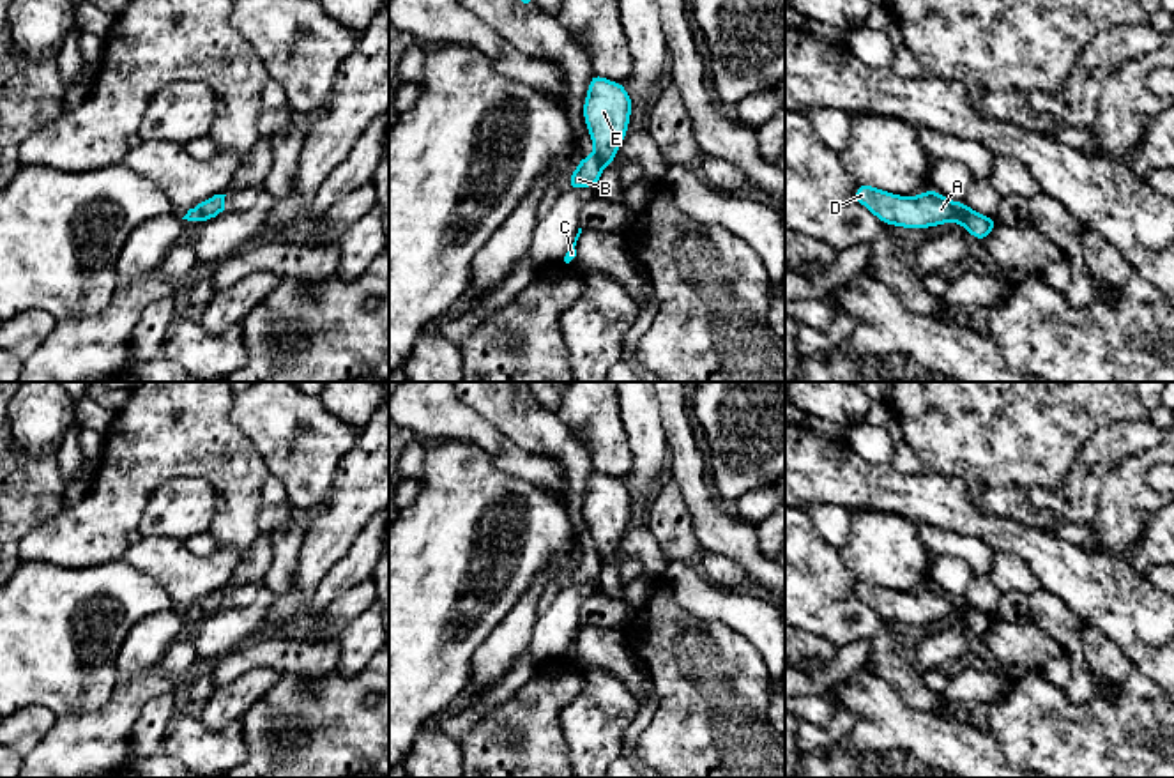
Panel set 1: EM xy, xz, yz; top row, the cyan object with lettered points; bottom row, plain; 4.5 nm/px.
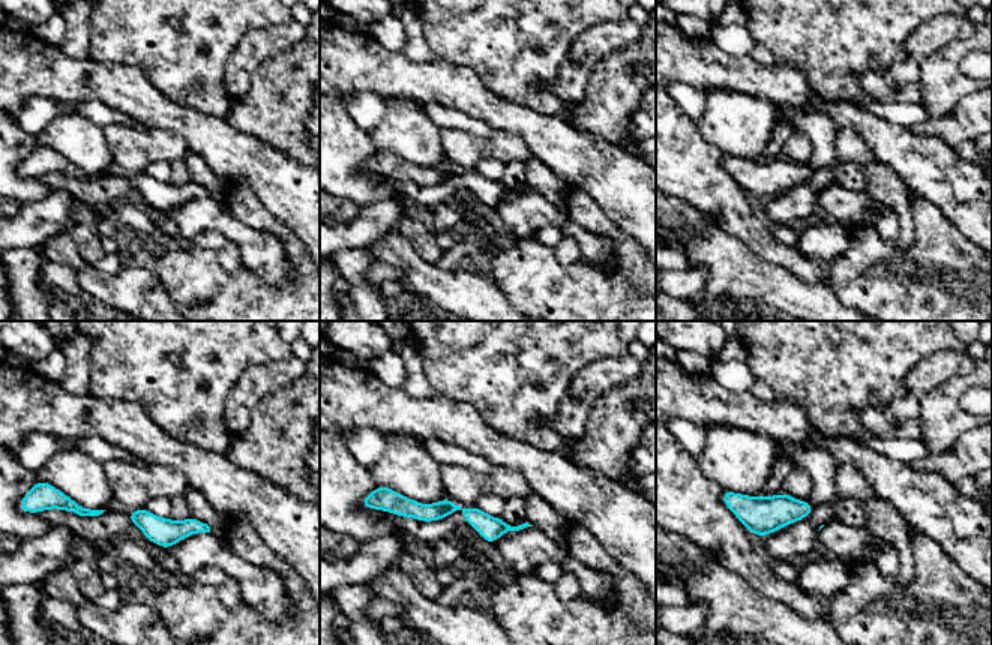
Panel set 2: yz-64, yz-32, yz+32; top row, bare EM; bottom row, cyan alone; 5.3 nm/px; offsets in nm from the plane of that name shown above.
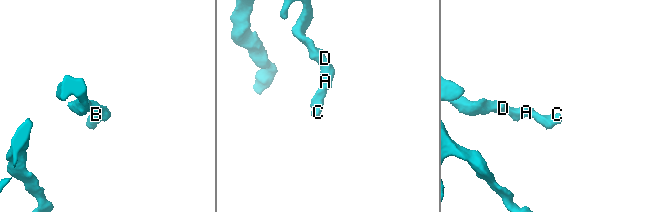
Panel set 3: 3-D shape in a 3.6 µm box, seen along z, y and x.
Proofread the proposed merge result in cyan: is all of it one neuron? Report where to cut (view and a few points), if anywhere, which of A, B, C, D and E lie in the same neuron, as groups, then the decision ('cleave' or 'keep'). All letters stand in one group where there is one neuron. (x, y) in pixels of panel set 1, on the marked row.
yz (966, 205), (955, 220) | A D E / B C | cleave

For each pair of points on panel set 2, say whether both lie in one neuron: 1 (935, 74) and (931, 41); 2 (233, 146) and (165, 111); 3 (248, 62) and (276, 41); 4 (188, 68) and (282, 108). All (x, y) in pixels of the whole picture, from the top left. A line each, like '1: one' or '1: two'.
1: two
2: one
3: one
4: two

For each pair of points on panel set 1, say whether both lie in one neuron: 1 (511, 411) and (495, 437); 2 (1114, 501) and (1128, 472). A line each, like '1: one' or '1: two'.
1: two
2: one

